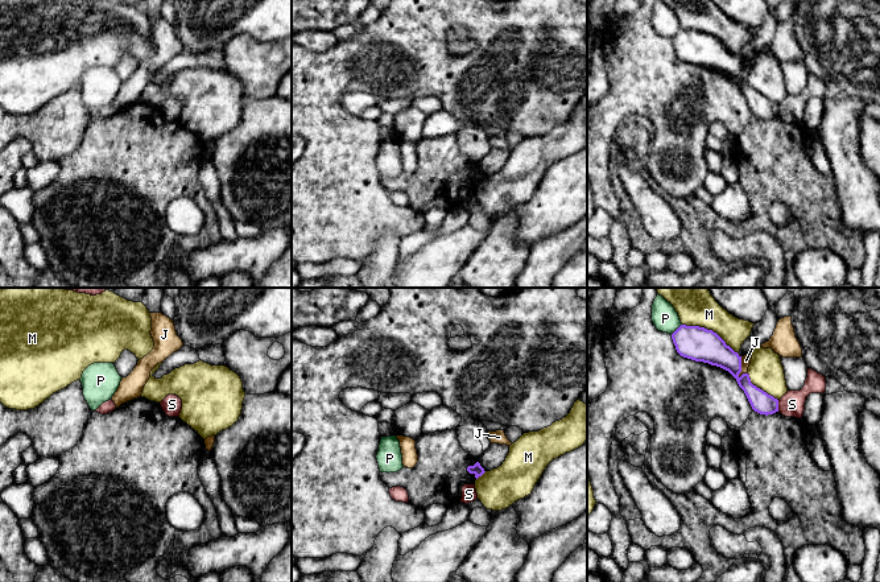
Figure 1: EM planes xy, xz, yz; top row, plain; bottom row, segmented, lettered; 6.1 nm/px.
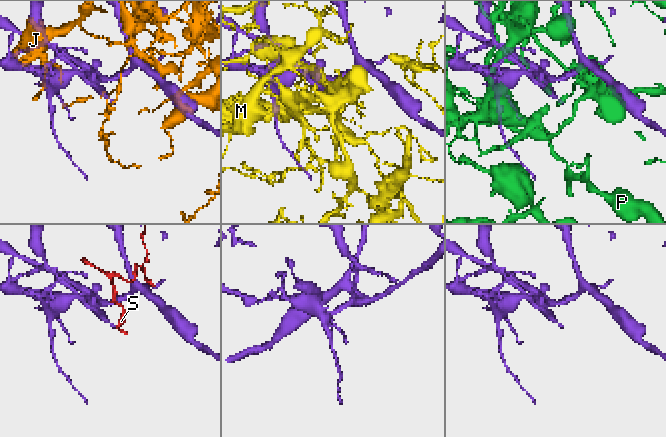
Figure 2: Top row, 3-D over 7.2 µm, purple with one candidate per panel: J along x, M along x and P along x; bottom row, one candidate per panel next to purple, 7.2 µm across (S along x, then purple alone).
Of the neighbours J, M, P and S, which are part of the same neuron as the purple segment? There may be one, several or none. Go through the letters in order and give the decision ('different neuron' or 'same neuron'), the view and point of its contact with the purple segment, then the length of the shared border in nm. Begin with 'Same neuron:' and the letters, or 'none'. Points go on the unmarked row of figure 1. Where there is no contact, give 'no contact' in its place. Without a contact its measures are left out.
Same neuron: none
J: different neuron; contact yz (740, 71); length 140 nm
M: different neuron; contact yz (710, 34); length 400 nm
P: different neuron; contact yz (677, 33); length 100 nm
S: different neuron; contact yz (777, 110); length 70 nm

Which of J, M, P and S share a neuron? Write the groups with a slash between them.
J / M / P / S

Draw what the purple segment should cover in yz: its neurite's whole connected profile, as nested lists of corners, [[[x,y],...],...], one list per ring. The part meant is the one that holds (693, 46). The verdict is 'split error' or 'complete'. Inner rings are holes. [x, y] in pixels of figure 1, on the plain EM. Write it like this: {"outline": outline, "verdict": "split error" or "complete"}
{"outline": [[[681,29],[672,38],[677,57],[695,66],[708,67],[728,75],[744,95],[752,113],[760,119],[778,116],[778,104],[751,87],[749,79],[741,77],[741,61],[735,57],[712,34]]], "verdict": "complete"}

